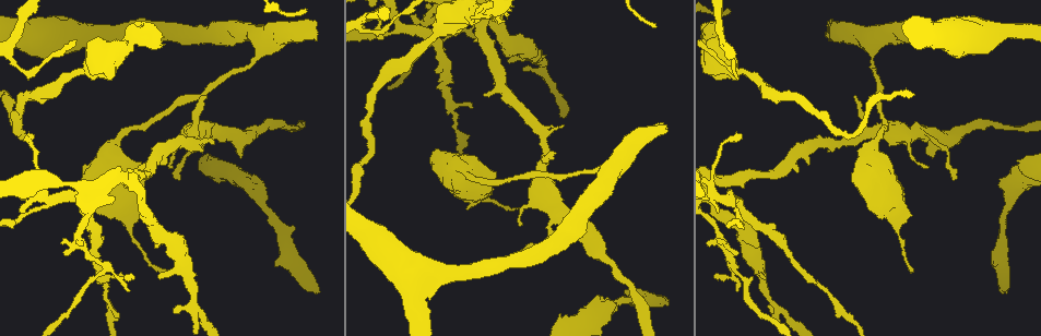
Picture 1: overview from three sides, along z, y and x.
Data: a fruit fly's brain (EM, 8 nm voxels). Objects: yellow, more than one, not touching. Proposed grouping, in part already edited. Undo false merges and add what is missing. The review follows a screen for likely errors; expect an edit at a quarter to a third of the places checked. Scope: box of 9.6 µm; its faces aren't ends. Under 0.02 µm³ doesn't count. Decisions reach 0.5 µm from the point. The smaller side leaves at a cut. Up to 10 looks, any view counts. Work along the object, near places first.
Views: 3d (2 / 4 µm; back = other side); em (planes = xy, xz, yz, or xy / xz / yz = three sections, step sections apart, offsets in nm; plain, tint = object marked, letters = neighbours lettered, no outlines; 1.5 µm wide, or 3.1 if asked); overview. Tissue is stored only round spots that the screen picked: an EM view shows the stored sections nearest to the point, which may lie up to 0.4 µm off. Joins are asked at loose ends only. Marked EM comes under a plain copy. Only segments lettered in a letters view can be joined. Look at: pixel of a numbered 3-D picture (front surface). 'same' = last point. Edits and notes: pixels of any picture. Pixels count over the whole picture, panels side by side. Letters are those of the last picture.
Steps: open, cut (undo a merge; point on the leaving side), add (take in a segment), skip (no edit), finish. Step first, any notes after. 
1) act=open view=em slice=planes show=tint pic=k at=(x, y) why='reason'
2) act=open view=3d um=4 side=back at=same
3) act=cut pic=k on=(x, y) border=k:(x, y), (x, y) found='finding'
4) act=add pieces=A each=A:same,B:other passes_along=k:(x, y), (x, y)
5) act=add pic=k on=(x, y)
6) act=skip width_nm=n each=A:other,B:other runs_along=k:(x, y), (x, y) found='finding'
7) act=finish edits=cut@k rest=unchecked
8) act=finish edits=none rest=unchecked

act=open view=3d um=2 pic=1 at=(120, 133) why='thick turns thin'

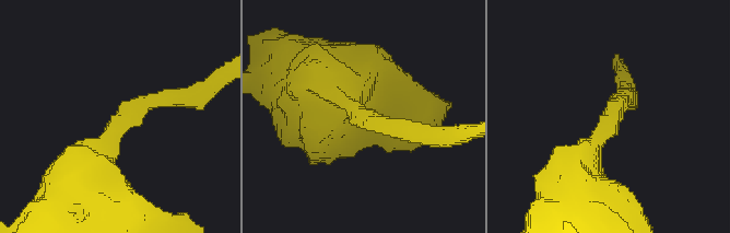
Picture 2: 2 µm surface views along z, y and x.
act=open view=em slice=xy step=8 show=tint pic=2 at=(369, 119) why='need the tissue'

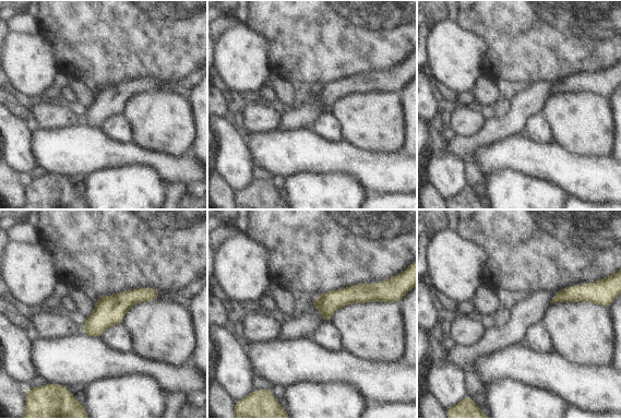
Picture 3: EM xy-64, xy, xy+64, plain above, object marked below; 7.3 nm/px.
act=open view=em slice=planes show=letters at=same

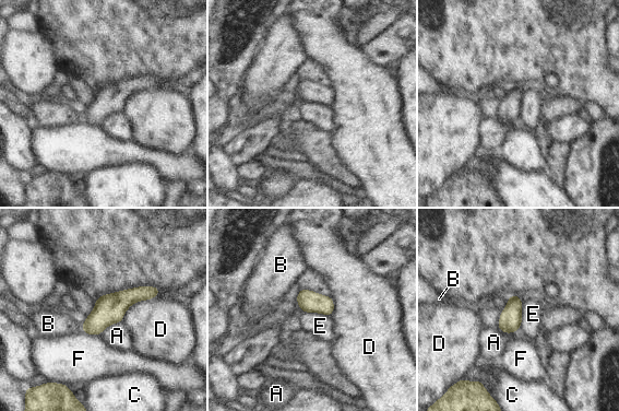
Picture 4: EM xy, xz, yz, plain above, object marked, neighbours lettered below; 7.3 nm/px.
act=skip each=A:other,B:other,C:other,D:other,E:other,F:other found='continuous, no second cell'

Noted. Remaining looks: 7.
act=open view=3d um=4 pic=1 at=(433, 152) why='stops while still wide'

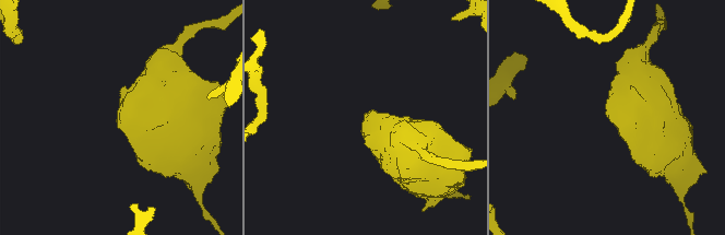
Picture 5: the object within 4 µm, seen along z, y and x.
act=open view=em slice=planes show=letters pic=5 at=(609, 117) why='now the EM'

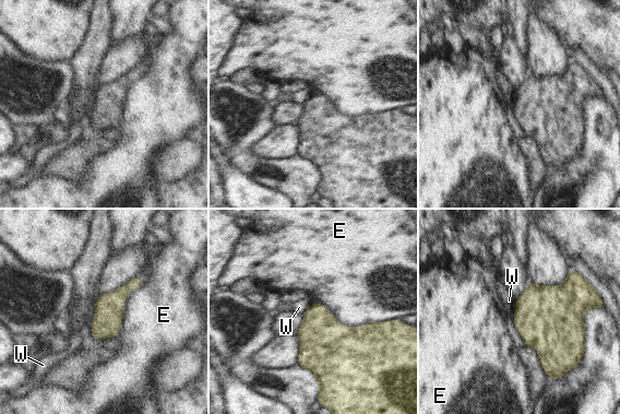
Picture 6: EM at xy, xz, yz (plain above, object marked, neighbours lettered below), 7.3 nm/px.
act=skip each=E:other,W:other border=6:(316, 302), (347, 326), (386, 321) found='no lettered segment goes on from it'

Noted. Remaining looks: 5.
act=open view=3d um=4 pic=1 at=(733, 72) why='sharp bend'

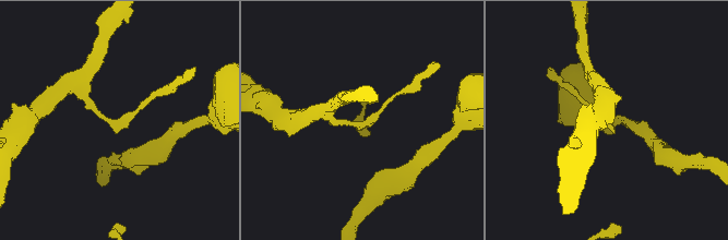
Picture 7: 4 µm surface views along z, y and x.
act=open view=em slice=planes show=letters pic=7 at=(110, 121) why='shape alone is not enough'

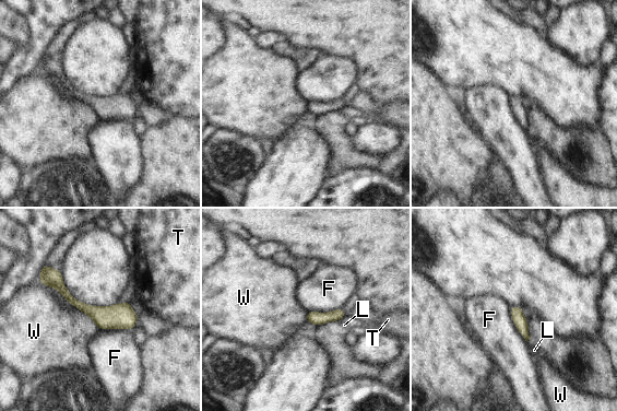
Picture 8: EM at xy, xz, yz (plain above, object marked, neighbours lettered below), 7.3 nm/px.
act=skip each=F:other,L:other,T:other,W:other runs_along=8:(46, 271), (73, 302), (133, 323) found='all the same cell'

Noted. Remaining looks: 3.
act=open view=em slice=planes show=letters pic=1 at=(308, 279) why='thick turns thin'

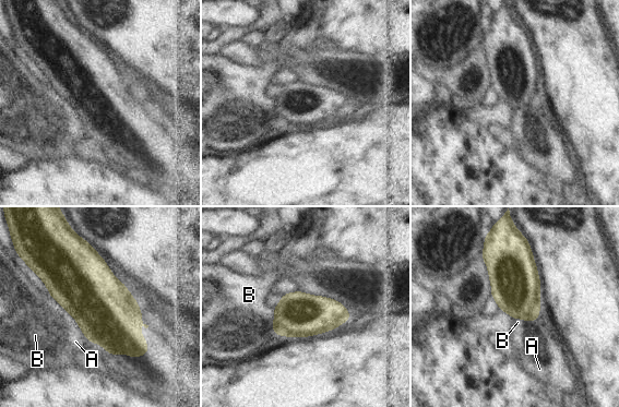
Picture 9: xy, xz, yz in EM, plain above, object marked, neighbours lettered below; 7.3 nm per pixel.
act=skip each=A:other,B:other border=9:(78, 325), (85, 336) found='all the same cell'

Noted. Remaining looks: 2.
act=finish edits=none rest=unchecked

